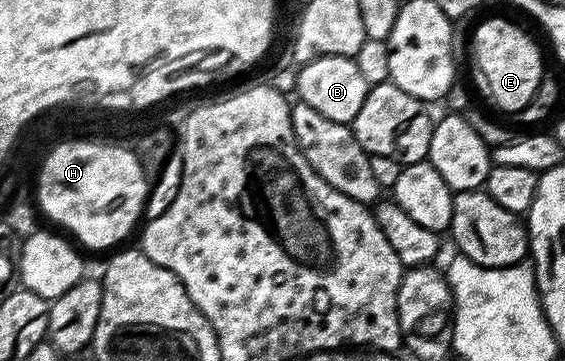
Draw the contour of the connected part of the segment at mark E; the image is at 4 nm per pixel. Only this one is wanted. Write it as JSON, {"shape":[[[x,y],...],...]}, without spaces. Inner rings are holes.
{"shape":[[[485,19],[474,29],[473,67],[477,70],[477,83],[485,94],[484,102],[490,108],[498,107],[510,113],[522,111],[528,105],[547,71],[536,41],[509,19]]]}

